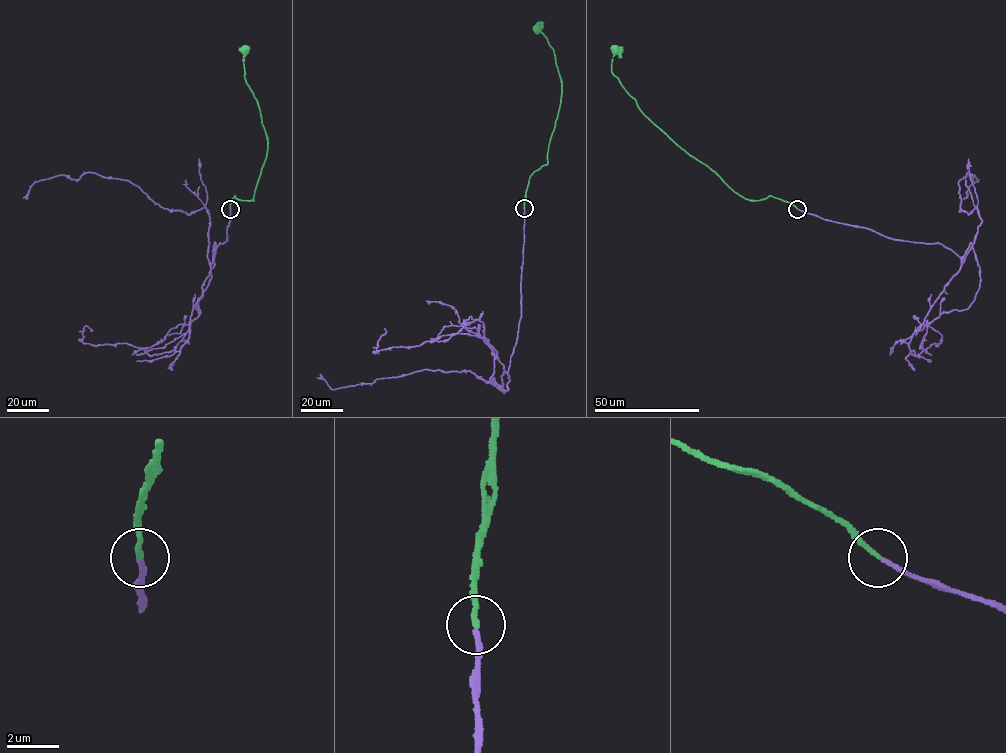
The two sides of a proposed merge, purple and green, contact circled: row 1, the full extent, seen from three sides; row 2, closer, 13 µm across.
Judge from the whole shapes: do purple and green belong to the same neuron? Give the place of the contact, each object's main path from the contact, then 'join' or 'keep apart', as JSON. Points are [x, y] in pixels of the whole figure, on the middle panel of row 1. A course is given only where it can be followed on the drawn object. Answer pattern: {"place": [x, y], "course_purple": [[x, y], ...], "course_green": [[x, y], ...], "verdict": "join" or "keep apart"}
{"place": [524, 208], "course_purple": [[524, 209], [521, 318], [509, 370], [501, 376], [504, 393], [469, 370], [424, 369], [332, 389], [320, 374]], "course_green": [[524, 208], [530, 175], [547, 164], [548, 145], [560, 103], [561, 79], [554, 51], [540, 27]], "verdict": "join"}

